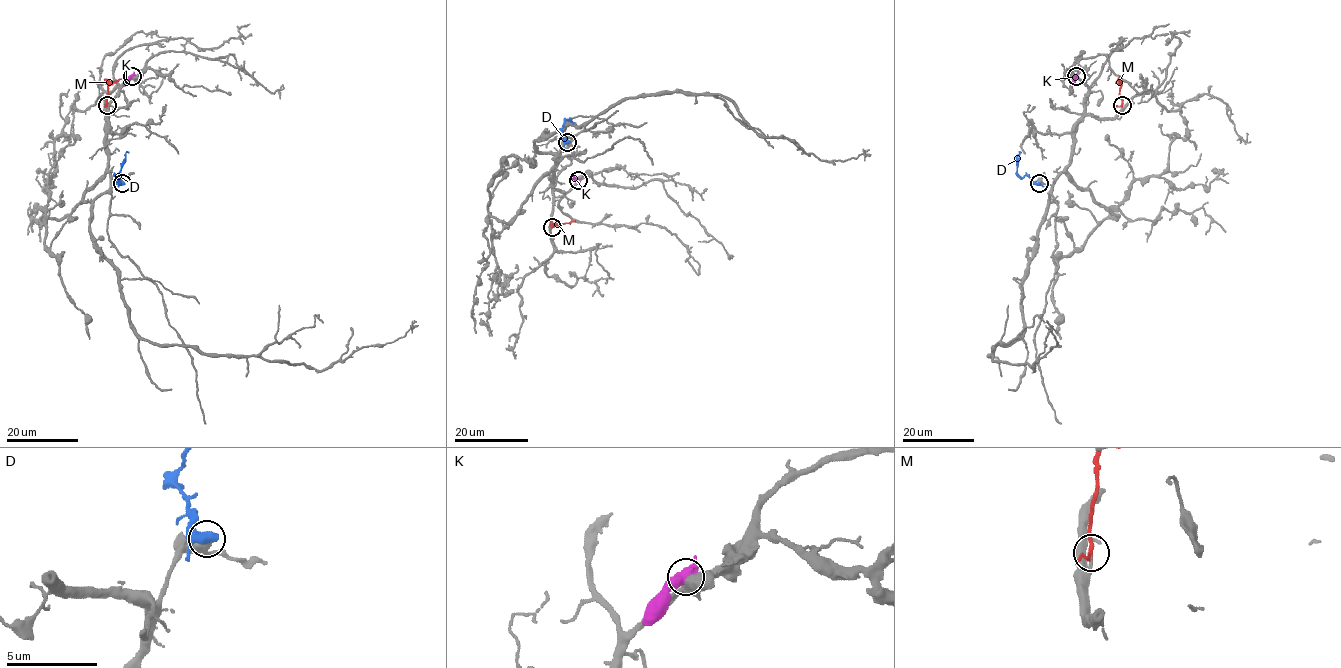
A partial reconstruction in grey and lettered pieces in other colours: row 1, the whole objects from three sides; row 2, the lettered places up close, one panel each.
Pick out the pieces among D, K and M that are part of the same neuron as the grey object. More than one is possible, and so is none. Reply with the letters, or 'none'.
M

